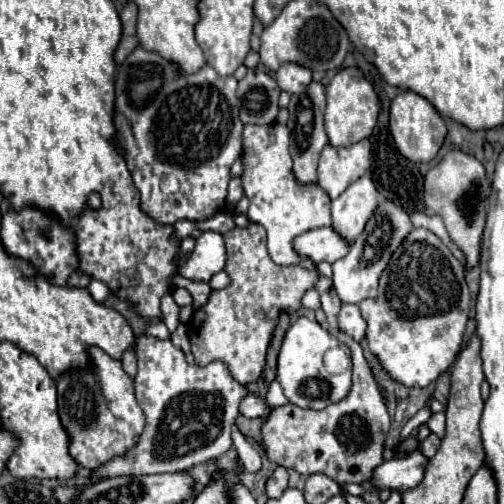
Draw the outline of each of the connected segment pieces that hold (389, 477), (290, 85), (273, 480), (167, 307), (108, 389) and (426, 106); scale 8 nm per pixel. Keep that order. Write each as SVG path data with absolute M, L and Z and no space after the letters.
M416 449L404 457L394 457L384 461L380 467L374 469L374 485L378 489L392 489L392 491L406 491L416 487L424 479L428 457Z
M284 63L276 71L276 81L282 91L288 93L302 93L306 85L312 81L312 71L306 71L306 67L298 63Z
M276 467L274 475L266 481L266 493L268 497L280 497L288 489L288 469L286 467Z
M164 295L162 297L162 321L170 331L176 331L176 327L180 325L180 307L174 303L172 295Z
M92 347L94 369L70 371L58 379L58 413L70 435L70 455L88 469L100 467L118 455L126 455L144 429L144 413L134 397L132 379L122 371L122 363Z
M400 91L392 99L392 105L390 105L390 133L392 133L392 139L398 147L398 151L408 161L428 163L438 155L438 151L446 139L446 123L422 95L414 93L414 91Z

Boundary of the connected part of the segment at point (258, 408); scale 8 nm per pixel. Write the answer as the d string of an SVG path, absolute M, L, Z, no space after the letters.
M246 395L246 399L240 403L240 413L244 417L264 417L268 413L268 405L260 397Z

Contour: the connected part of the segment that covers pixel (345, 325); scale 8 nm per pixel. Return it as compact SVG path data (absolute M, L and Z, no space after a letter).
M342 305L338 313L338 325L344 333L348 333L356 341L364 339L366 335L366 321L362 319L358 305Z

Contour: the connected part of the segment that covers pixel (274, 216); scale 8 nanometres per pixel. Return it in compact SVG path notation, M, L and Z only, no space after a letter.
M270 123L270 127L244 127L244 153L242 153L242 189L250 201L248 219L252 223L260 223L268 233L268 253L278 265L302 265L310 271L316 271L316 265L310 259L302 259L298 251L294 251L294 239L310 229L332 225L330 217L330 197L318 183L310 183L310 187L302 187L302 183L294 183L294 173L290 171L290 129L282 123Z

